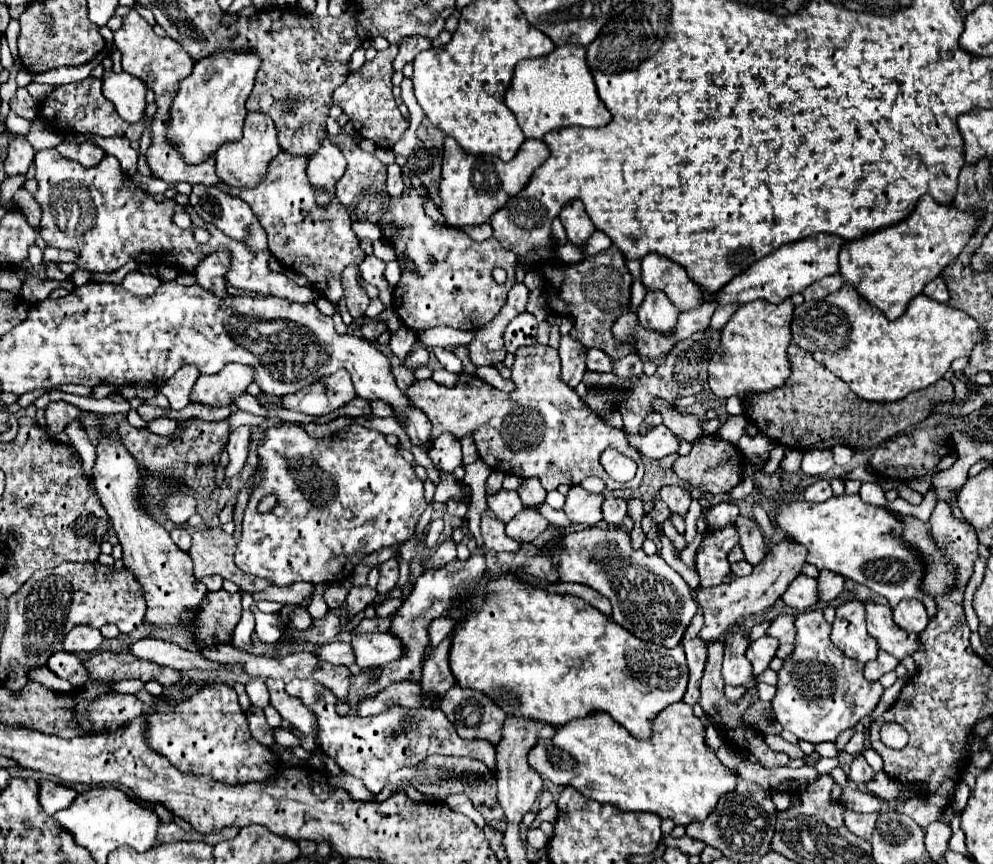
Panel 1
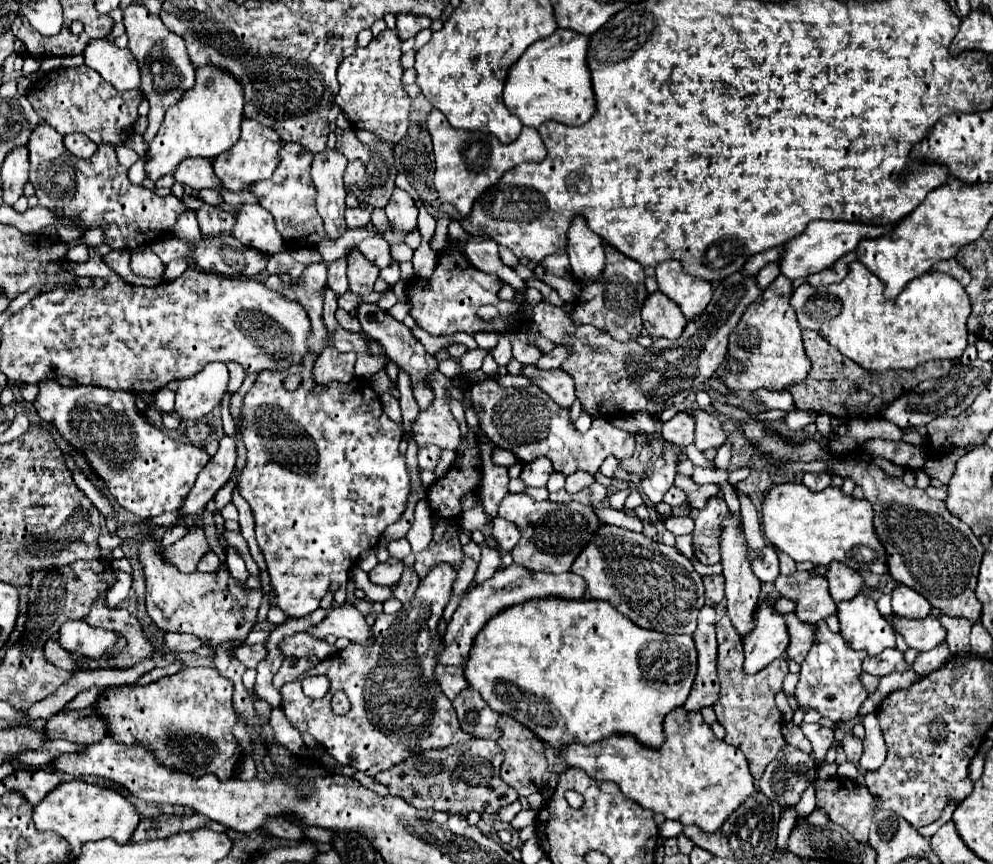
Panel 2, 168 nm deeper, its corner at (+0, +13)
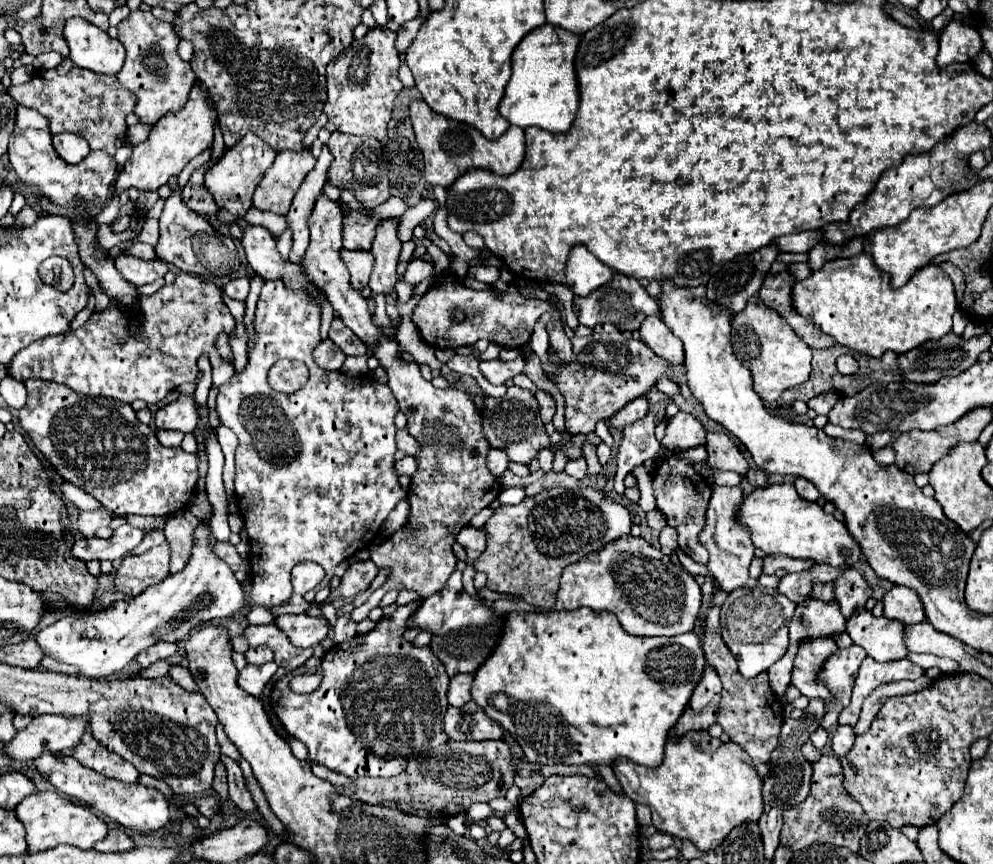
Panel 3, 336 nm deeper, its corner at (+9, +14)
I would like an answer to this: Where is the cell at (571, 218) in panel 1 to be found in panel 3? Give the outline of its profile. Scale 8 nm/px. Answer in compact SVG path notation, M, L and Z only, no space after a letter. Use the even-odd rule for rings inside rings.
M574 244L566 262L566 280L574 294L588 296L592 290L608 284L612 278L612 270L606 264L600 264L586 246Z

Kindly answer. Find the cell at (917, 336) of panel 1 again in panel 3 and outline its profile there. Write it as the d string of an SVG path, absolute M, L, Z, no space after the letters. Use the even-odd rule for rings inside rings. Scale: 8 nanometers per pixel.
M862 252L854 258L830 260L810 278L798 280L792 288L792 306L800 316L816 324L816 328L832 336L836 344L862 356L882 358L886 352L904 354L952 332L956 294L952 280L936 264L928 264L916 272L904 288L892 290L888 276Z

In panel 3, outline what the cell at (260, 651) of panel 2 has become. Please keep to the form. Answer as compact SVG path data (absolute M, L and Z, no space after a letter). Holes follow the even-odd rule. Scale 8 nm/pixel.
M256 646L256 648L248 648L244 652L244 658L248 664L266 664L270 660L274 660L272 656L272 650L270 648L264 648L264 646Z

